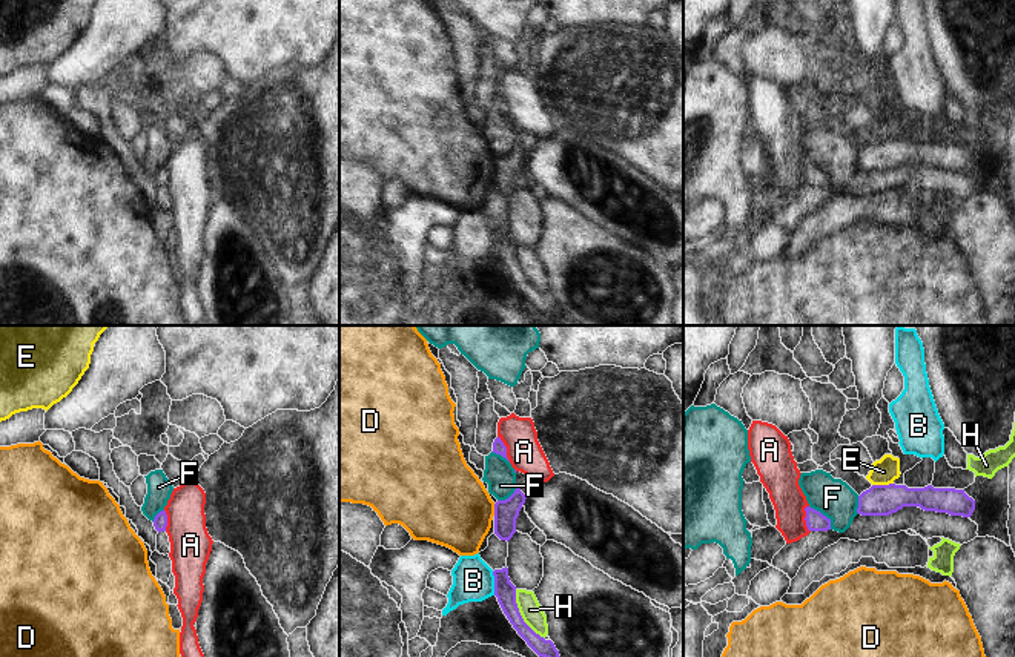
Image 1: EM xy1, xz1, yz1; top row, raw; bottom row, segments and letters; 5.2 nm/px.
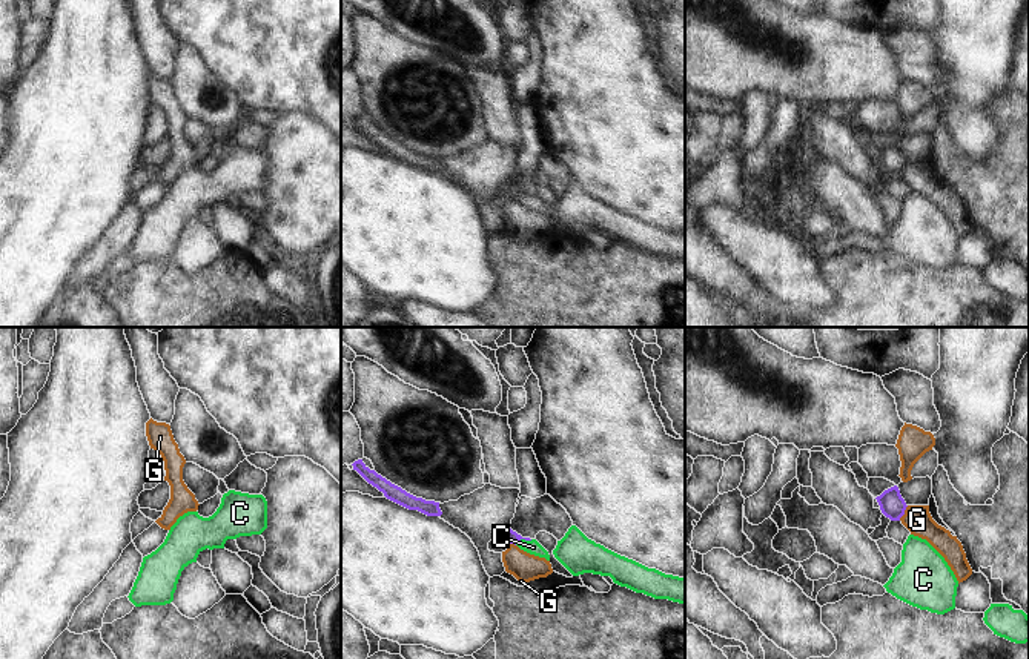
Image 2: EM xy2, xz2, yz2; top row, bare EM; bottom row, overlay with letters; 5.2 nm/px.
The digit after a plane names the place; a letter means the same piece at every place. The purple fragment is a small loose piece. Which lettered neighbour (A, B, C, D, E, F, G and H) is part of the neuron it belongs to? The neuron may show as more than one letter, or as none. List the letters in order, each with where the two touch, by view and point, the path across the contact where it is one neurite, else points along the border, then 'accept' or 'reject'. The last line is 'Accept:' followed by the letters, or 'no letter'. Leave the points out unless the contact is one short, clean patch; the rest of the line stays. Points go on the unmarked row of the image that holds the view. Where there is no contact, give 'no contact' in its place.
A: meets purple in yz1 at (805, 175); border along yz1 (806, 161), (805, 181), (810, 188); reject
B: meets purple in xz1 at (495, 240); border along xz1 (492, 227), (495, 250); reject
C: meets purple in xz2 at (522, 194); runs through xz2 (512, 192), (522, 194), (533, 203); accept
D: meets purple in xz1 at (495, 166); border along xz1 (493, 160), (495, 171); reject
E: meets purple in yz1 at (882, 141); border along yz1 (892, 138), (872, 141); reject
F: meets purple in yz1 at (822, 171); border along yz1 (810, 161), (829, 177), (831, 184); reject
G: meets purple in yz2 at (903, 169); border along yz2 (908, 162), (899, 175); reject
H: meets purple in xz1 at (519, 270); border along xz1 (515, 246), (515, 258), (521, 274), (542, 293); reject
Accept: C

